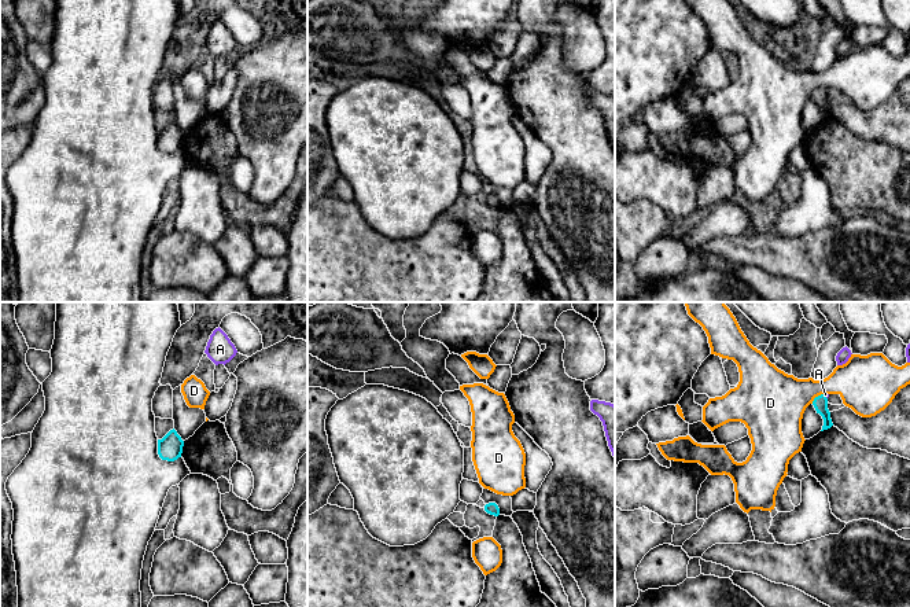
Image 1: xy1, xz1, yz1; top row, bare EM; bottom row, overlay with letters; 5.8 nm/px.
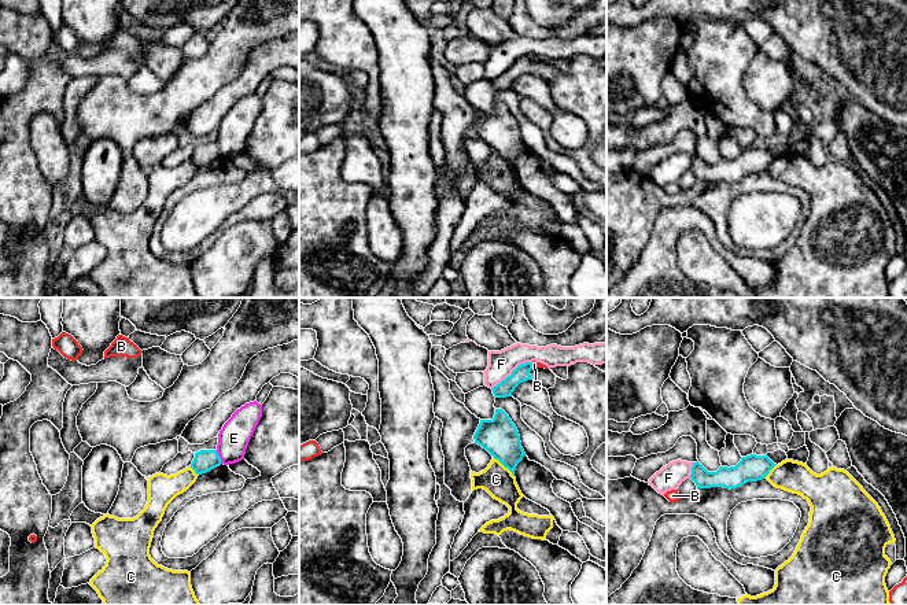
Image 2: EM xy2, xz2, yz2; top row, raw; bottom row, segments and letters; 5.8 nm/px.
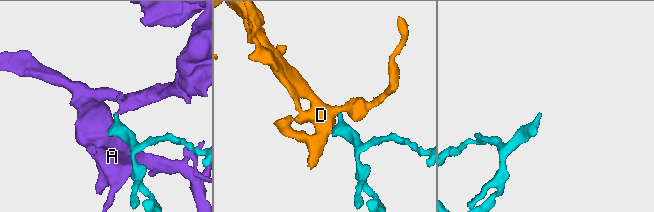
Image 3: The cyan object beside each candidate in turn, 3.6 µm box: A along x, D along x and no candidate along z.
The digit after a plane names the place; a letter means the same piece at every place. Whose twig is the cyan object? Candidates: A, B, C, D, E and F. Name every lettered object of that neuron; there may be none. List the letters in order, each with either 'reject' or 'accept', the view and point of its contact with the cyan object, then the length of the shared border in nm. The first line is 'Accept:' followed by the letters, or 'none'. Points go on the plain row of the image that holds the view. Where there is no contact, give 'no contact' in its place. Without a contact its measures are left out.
Accept: A
A: accept | yz1 (825, 89) | 40 nm
B: reject | xz2 (531, 58) | 40 nm
C: reject | xz2 (504, 158) | 180 nm
D: reject | yz1 (818, 88) | 100 nm
E: reject | xy2 (218, 150) | 90 nm
F: reject | xz2 (512, 66) | 280 nm

